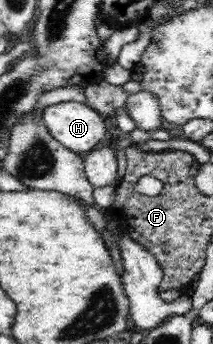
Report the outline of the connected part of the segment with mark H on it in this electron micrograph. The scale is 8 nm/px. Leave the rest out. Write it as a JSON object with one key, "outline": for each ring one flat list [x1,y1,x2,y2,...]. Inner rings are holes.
{"outline":[[58,103,46,107,42,114,52,138,78,155,91,152,106,137,104,119,87,104]]}

